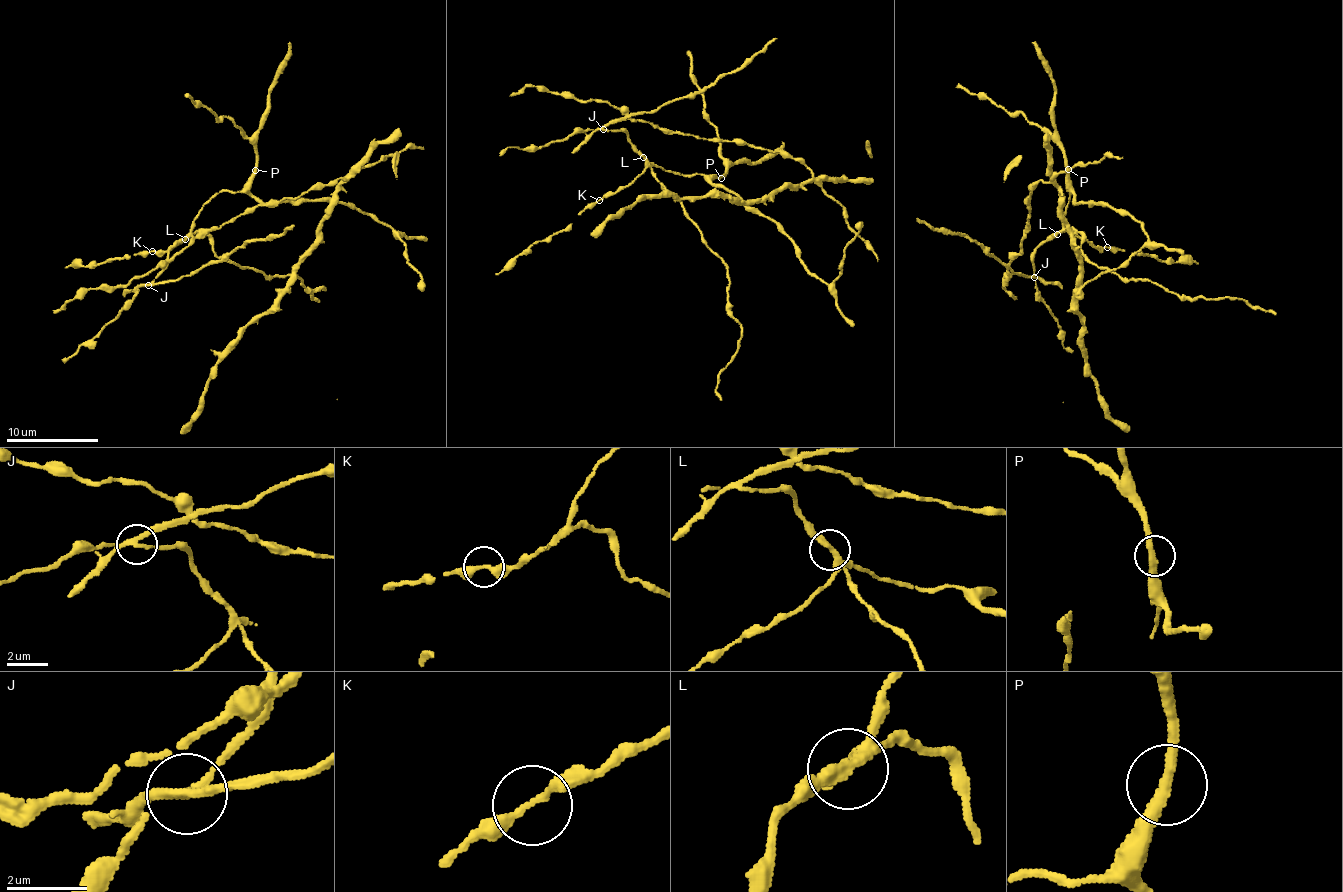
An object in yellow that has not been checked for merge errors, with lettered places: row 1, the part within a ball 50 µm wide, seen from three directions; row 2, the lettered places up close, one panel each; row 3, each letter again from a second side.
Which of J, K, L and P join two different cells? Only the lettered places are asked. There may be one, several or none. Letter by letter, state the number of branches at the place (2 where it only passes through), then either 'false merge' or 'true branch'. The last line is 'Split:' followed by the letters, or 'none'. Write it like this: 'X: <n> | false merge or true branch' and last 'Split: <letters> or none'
J: 3 | false merge
K: 2 | true branch
L: 3 | false merge
P: 2 | true branch
Split: J, L

